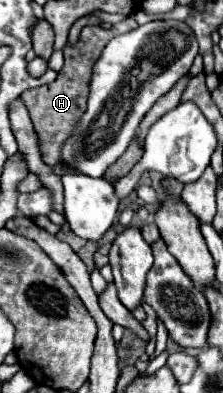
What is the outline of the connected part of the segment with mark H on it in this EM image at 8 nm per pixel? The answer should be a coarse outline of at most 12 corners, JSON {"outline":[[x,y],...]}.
{"outline":[[85,26],[51,84],[25,90],[45,164],[87,110],[93,64],[107,42],[135,30]]}

